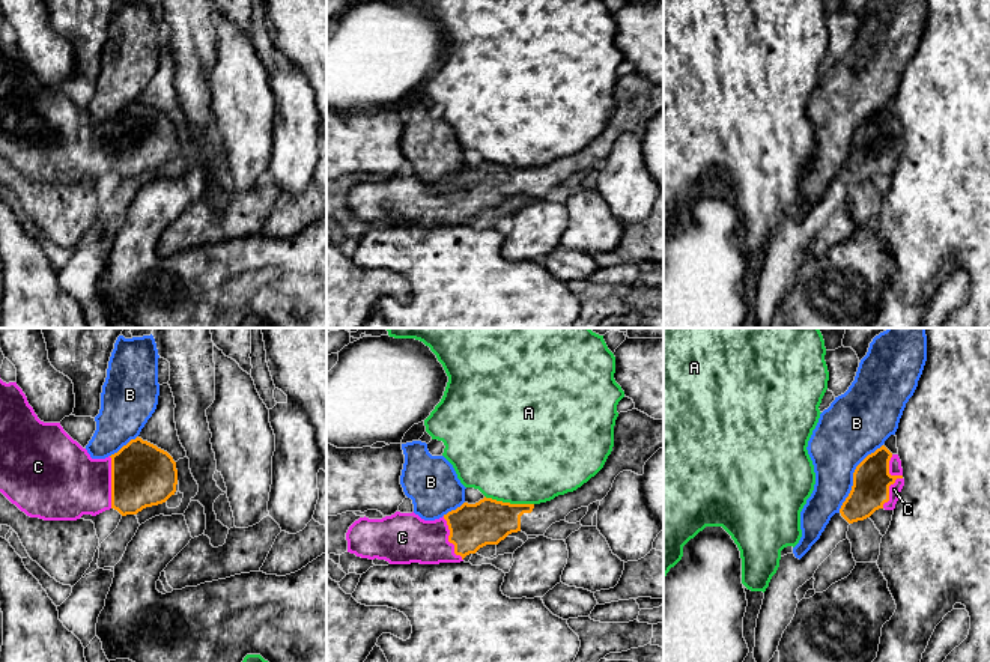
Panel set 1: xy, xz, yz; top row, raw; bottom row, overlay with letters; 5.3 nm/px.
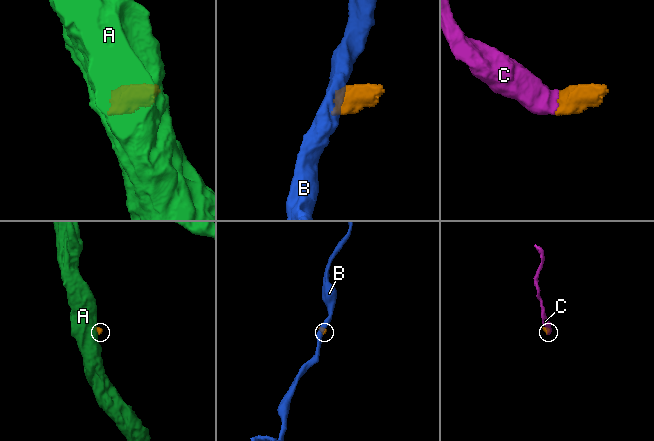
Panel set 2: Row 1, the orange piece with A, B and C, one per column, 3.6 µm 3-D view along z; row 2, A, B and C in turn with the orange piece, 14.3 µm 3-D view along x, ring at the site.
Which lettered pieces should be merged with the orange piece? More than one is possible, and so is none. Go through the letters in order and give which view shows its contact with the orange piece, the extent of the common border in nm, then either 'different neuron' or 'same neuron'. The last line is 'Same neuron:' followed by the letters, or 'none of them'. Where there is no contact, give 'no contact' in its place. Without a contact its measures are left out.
A: meets orange in xz; contact 260 nm long; different neuron
B: meets orange in yz; contact 440 nm long; different neuron
C: meets orange in yz; contact 300 nm long; same neuron
Same neuron: C

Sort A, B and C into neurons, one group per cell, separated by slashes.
A / B / C

